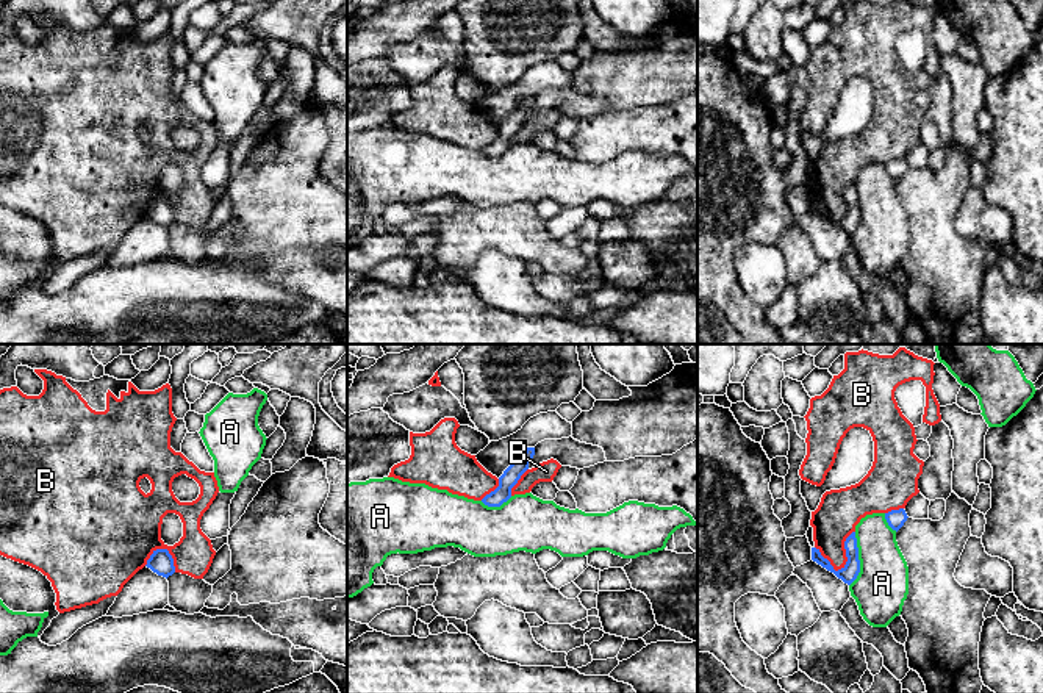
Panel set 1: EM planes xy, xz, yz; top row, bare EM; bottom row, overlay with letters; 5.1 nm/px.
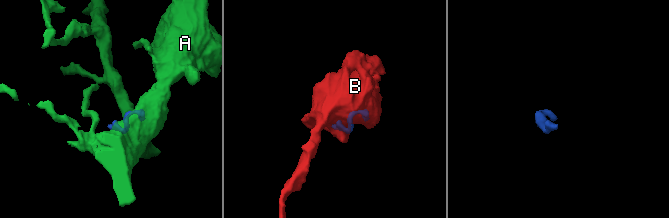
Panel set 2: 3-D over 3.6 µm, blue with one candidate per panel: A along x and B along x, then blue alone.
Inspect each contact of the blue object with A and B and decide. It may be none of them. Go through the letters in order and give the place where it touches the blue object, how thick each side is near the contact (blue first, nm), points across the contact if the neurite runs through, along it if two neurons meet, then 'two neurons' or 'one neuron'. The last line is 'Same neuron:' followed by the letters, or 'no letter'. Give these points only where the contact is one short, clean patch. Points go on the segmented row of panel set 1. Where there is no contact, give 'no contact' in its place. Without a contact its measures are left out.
A: contact yz (857, 559); calibres 90 and 280 nm; two neurons
B: contact yz (846, 552); calibres 90 and 220 nm; two neurons
Same neuron: no letter

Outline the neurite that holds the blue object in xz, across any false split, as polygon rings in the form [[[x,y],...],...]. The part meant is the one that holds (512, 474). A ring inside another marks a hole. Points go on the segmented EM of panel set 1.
[[[527,447],[521,458],[514,460],[499,477],[499,487],[486,494],[482,502],[488,507],[500,507],[511,497],[511,488],[521,476],[529,469],[529,463],[535,455],[535,447]]]

